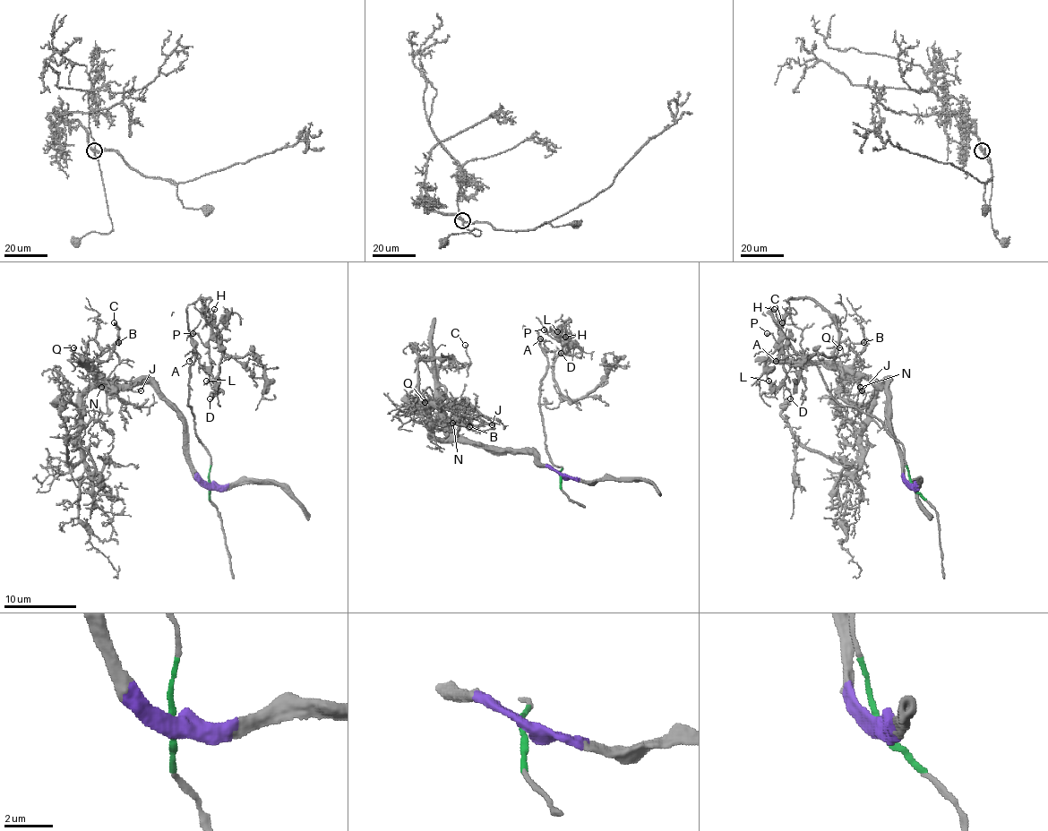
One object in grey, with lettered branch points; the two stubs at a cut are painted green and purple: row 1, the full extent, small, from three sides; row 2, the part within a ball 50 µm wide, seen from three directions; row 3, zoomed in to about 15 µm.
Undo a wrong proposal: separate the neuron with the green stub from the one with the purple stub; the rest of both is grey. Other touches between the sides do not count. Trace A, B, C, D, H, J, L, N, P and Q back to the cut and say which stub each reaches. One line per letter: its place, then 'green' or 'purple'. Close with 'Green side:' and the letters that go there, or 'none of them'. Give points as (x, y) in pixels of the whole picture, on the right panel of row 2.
A: (776, 361) | green
B: (863, 342) | purple
C: (782, 322) | purple
D: (790, 398) | green
H: (774, 309) | green
J: (862, 390) | purple
L: (768, 381) | green
N: (860, 387) | purple
P: (767, 333) | green
Q: (839, 347) | purple
Green side: A, D, H, L, P

